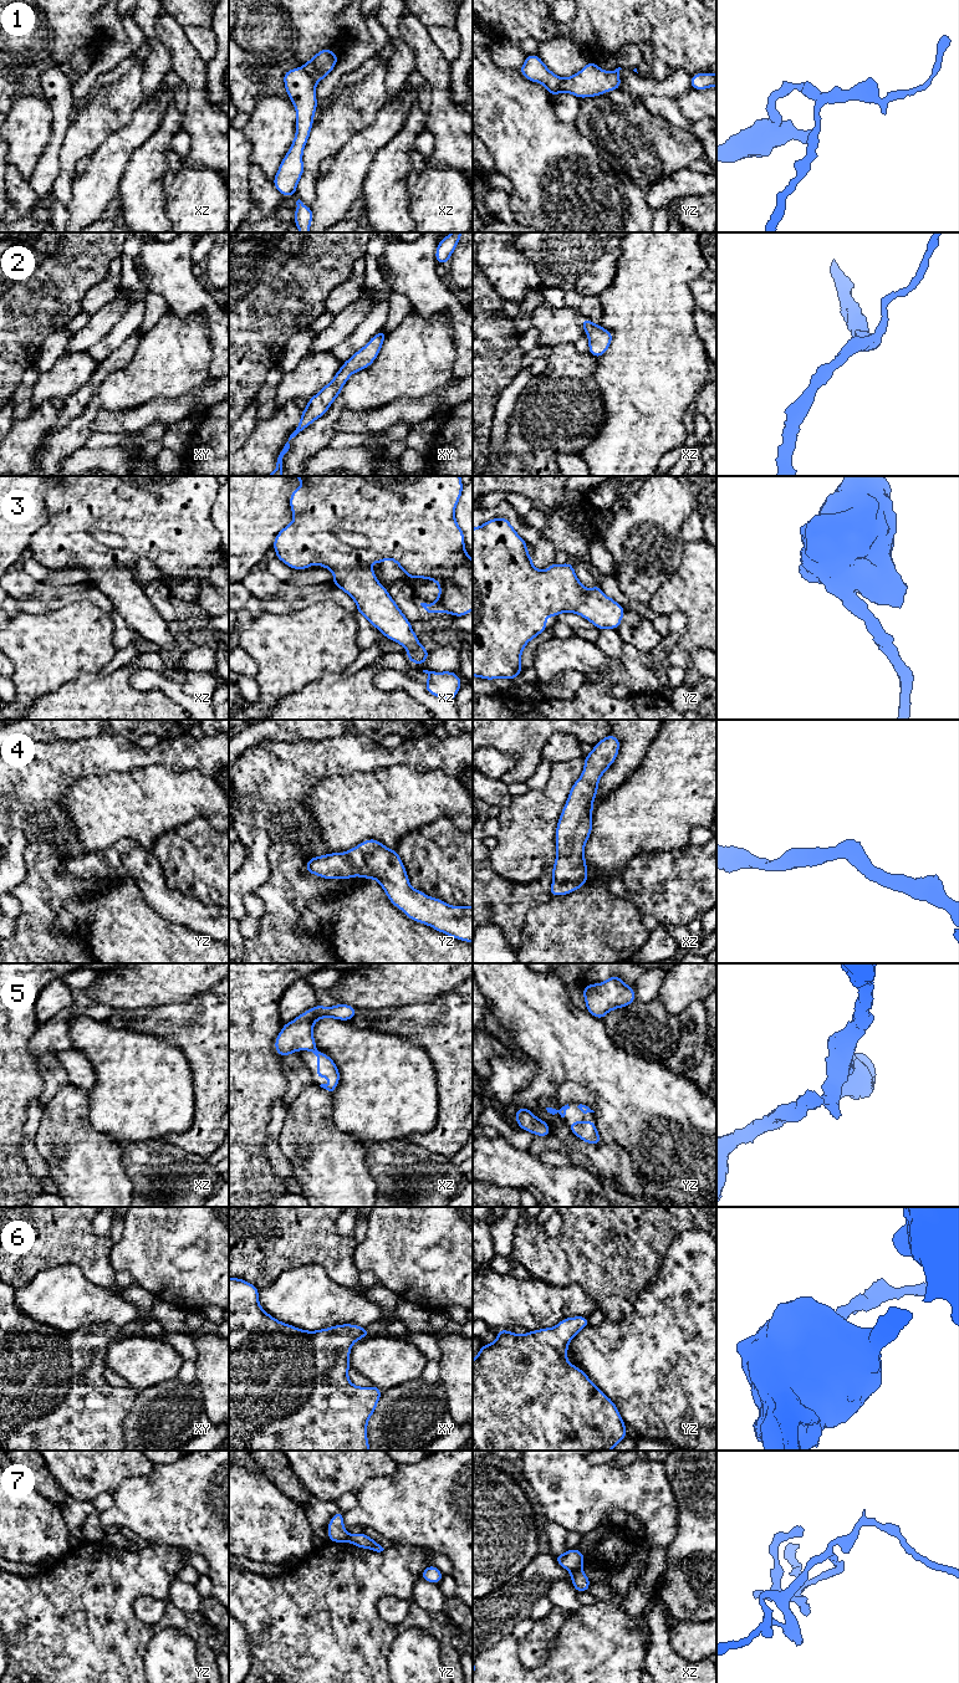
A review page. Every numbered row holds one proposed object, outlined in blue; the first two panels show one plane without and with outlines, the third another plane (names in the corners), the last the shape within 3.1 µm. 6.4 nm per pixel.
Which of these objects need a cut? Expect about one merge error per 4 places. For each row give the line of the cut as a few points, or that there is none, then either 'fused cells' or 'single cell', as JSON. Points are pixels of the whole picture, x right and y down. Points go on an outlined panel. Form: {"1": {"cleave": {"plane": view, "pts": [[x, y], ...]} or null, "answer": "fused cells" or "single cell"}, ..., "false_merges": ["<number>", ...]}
{"1": {"cleave": {"plane": "xz", "pts": [[301, 67], [316, 82]]}, "answer": "fused cells"}, "2": {"cleave": null, "answer": "single cell"}, "3": {"cleave": null, "answer": "single cell"}, "4": {"cleave": null, "answer": "single cell"}, "5": {"cleave": {"plane": "xz", "pts": [[314, 1048], [311, 1050]]}, "answer": "fused cells"}, "6": {"cleave": null, "answer": "single cell"}, "7": {"cleave": {"plane": "xz", "pts": [[580, 1569], [571, 1572]]}, "answer": "fused cells"}, "false_merges": ["1", "5", "7"]}

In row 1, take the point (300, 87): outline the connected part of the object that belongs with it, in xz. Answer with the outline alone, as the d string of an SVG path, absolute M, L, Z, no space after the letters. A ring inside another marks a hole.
M292 68L284 72L286 93L294 103L297 121L294 142L284 157L279 170L272 180L282 196L296 195L296 188L303 174L302 153L313 126L313 116L317 109L316 81L306 71Z

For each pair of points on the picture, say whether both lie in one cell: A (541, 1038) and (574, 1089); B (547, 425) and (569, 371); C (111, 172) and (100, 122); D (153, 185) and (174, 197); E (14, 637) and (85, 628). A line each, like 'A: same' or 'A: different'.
A: different
B: same
C: different
D: different
E: same

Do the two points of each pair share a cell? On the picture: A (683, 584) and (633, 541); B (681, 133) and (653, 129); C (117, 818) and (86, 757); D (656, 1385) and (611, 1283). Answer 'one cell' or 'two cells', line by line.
A: two cells
B: two cells
C: two cells
D: two cells

